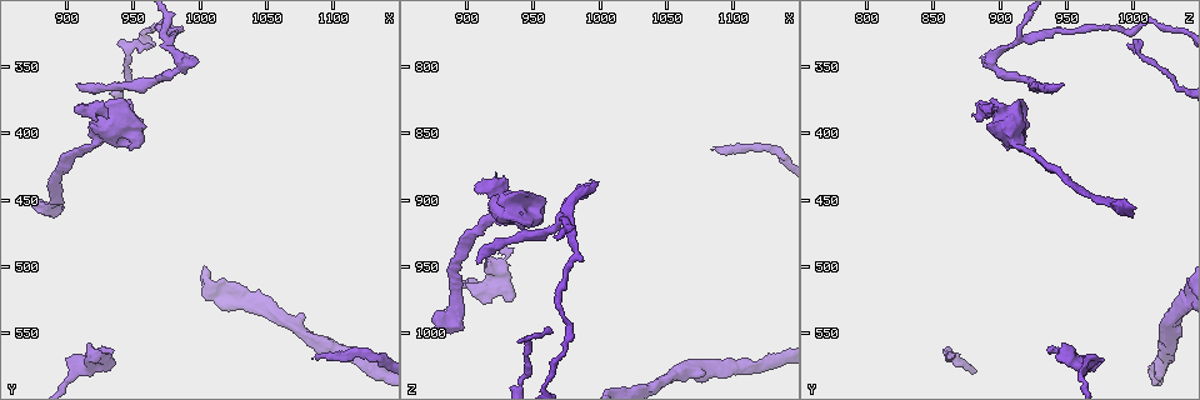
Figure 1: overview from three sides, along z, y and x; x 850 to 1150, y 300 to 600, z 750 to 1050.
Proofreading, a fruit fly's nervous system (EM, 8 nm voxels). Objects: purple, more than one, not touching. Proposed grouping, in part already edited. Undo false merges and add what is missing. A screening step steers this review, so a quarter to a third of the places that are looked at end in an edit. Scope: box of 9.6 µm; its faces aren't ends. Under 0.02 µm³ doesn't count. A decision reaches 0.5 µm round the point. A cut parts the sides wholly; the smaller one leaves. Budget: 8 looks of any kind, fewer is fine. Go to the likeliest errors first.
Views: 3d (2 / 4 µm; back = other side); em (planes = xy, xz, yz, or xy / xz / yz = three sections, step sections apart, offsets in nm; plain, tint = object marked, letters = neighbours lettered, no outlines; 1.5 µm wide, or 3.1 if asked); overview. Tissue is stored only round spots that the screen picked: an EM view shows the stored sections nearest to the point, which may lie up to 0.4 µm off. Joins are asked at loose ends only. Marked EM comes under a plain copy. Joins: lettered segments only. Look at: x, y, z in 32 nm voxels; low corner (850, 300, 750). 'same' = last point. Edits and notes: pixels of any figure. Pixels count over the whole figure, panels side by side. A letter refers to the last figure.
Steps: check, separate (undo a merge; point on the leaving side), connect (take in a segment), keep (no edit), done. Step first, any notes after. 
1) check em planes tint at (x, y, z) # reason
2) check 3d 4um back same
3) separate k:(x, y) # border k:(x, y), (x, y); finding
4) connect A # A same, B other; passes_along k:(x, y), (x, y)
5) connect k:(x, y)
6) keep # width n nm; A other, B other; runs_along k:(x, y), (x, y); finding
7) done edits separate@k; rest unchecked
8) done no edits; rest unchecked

check em planes letters at (996, 342, 884) # branch stops here

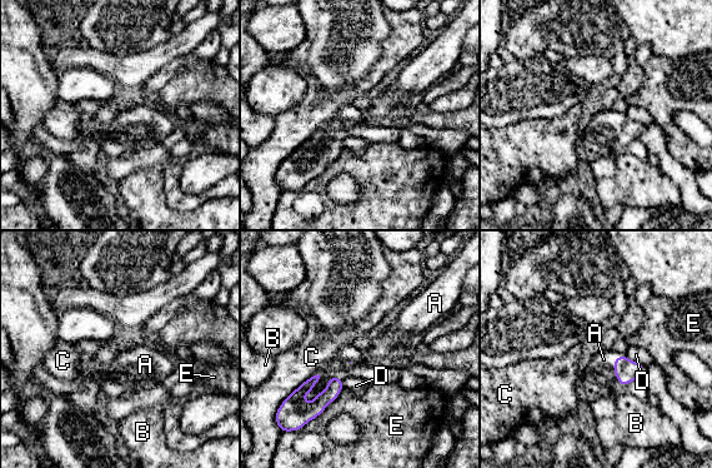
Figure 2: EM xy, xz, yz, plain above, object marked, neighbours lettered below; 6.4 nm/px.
connect A # longest_contact E 320 nm; A same, B other, C other, D other, E other; passes_along 2:(626, 371), (615, 361), (603, 359); the cell continues

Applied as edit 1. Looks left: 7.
check em xz step 4 letters at (1088, 566, 862) # free end

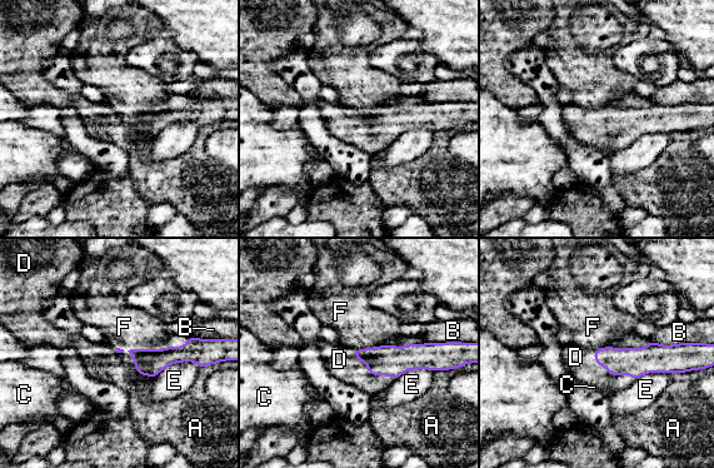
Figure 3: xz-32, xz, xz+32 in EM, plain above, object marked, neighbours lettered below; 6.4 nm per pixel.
check em xy step 4 letters same

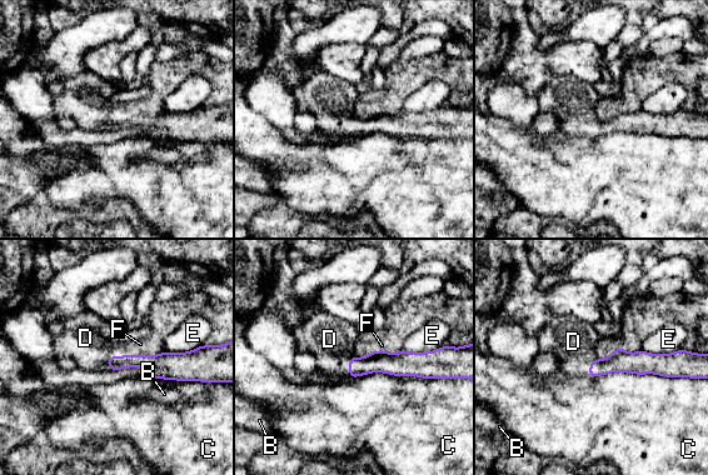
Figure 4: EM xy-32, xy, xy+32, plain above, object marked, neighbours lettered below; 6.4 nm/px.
connect D # B other, C other, D same, E other, F other; it goes on there

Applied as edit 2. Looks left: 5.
check overview

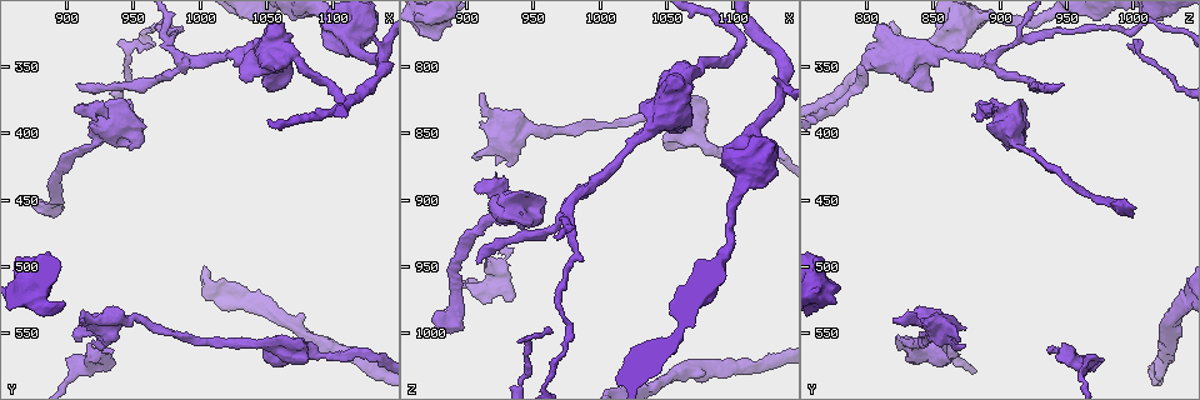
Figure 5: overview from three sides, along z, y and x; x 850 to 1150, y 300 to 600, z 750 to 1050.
check 3d 4um at (930, 560, 934) # thin end

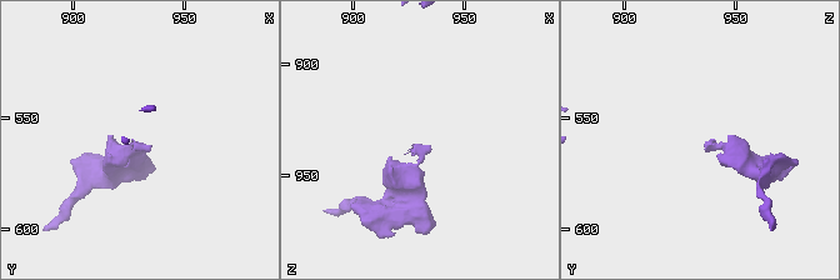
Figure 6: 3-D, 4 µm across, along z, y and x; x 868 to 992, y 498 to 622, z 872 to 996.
check em xz step 4 letters at (928, 563, 934)

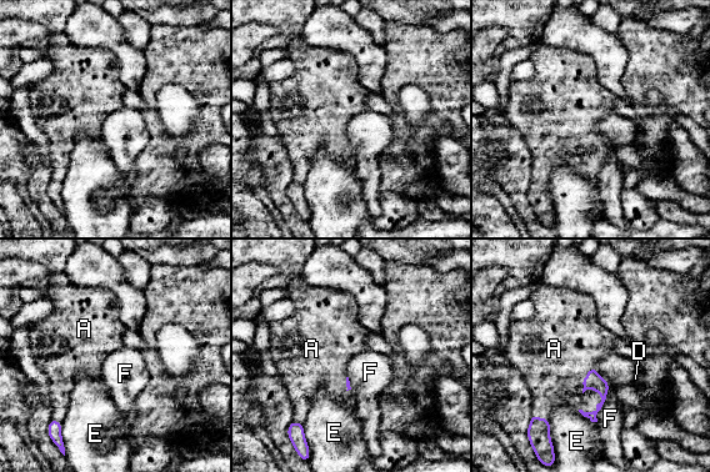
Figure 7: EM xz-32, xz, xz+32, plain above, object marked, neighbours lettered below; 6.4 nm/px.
connect A # A same, D other, E other, F other; the cell continues

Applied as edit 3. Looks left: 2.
done edits connect@2, connect@4, connect@7; rest unchecked

